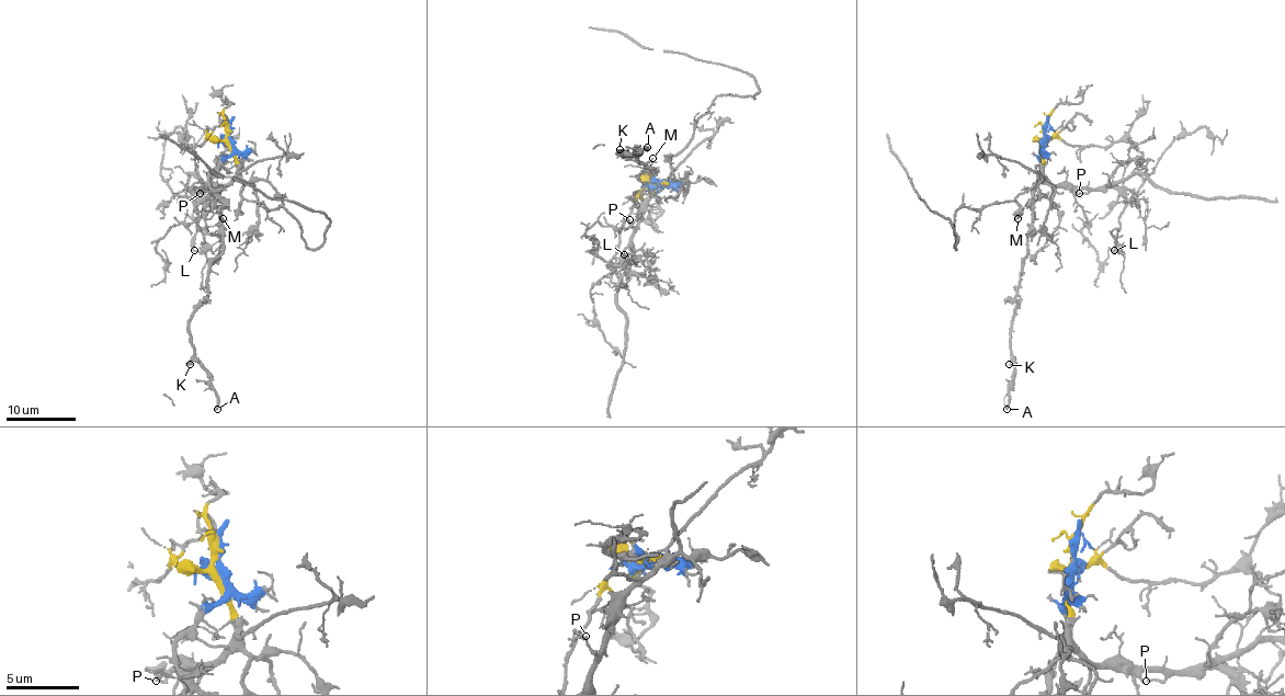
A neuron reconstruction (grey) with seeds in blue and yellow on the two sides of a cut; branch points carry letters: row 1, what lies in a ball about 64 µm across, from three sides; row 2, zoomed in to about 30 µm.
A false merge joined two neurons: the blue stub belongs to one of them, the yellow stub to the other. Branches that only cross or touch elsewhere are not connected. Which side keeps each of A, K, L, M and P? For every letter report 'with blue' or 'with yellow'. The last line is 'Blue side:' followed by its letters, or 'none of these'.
A: with blue
K: with blue
L: with yellow
M: with blue
P: with yellow
Blue side: A, K, M

